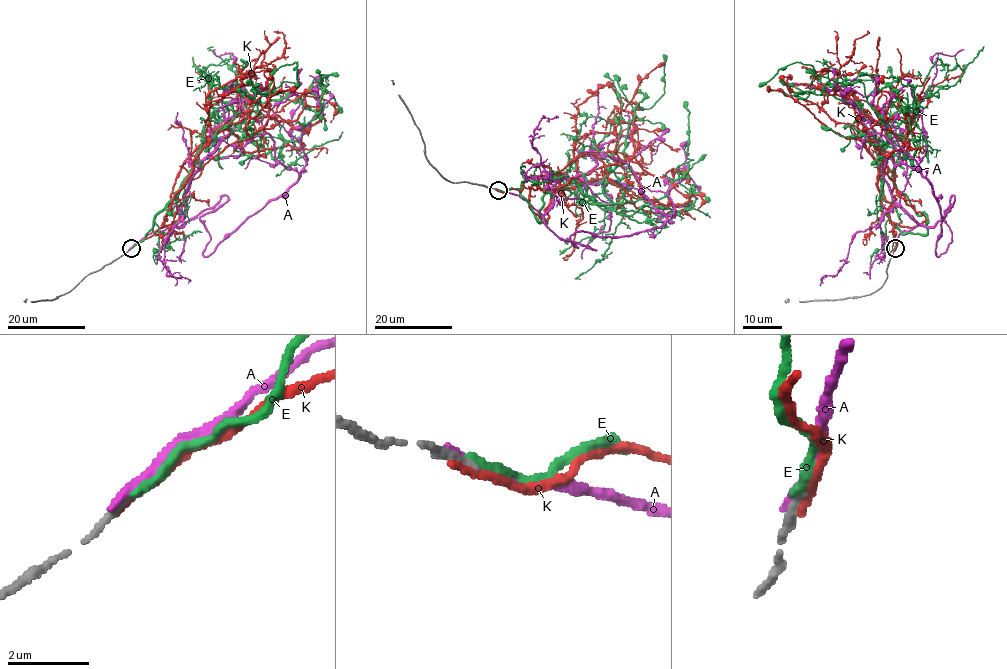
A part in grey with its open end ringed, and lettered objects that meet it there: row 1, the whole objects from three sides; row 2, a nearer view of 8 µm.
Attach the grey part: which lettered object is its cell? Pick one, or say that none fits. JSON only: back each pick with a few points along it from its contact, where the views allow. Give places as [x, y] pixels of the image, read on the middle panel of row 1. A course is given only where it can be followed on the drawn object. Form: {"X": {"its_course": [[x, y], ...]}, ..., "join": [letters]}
{"E": {"its_course": [[498, 189], [603, 158], [596, 148], [621, 165], [634, 109], [663, 94], [663, 54]]}, "join": ["E"]}

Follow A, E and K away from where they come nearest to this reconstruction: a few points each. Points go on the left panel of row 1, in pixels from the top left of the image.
A: (129, 249), (197, 215), (210, 237), (205, 256), (298, 180), (276, 159), (262, 119), (302, 68)
E: (130, 249), (177, 195), (214, 103), (229, 108), (229, 125), (247, 136), (280, 66), (297, 63), (296, 87)
K: (129, 249), (161, 225), (193, 158), (221, 131), (249, 139), (295, 120), (305, 91), (334, 106), (330, 122)

